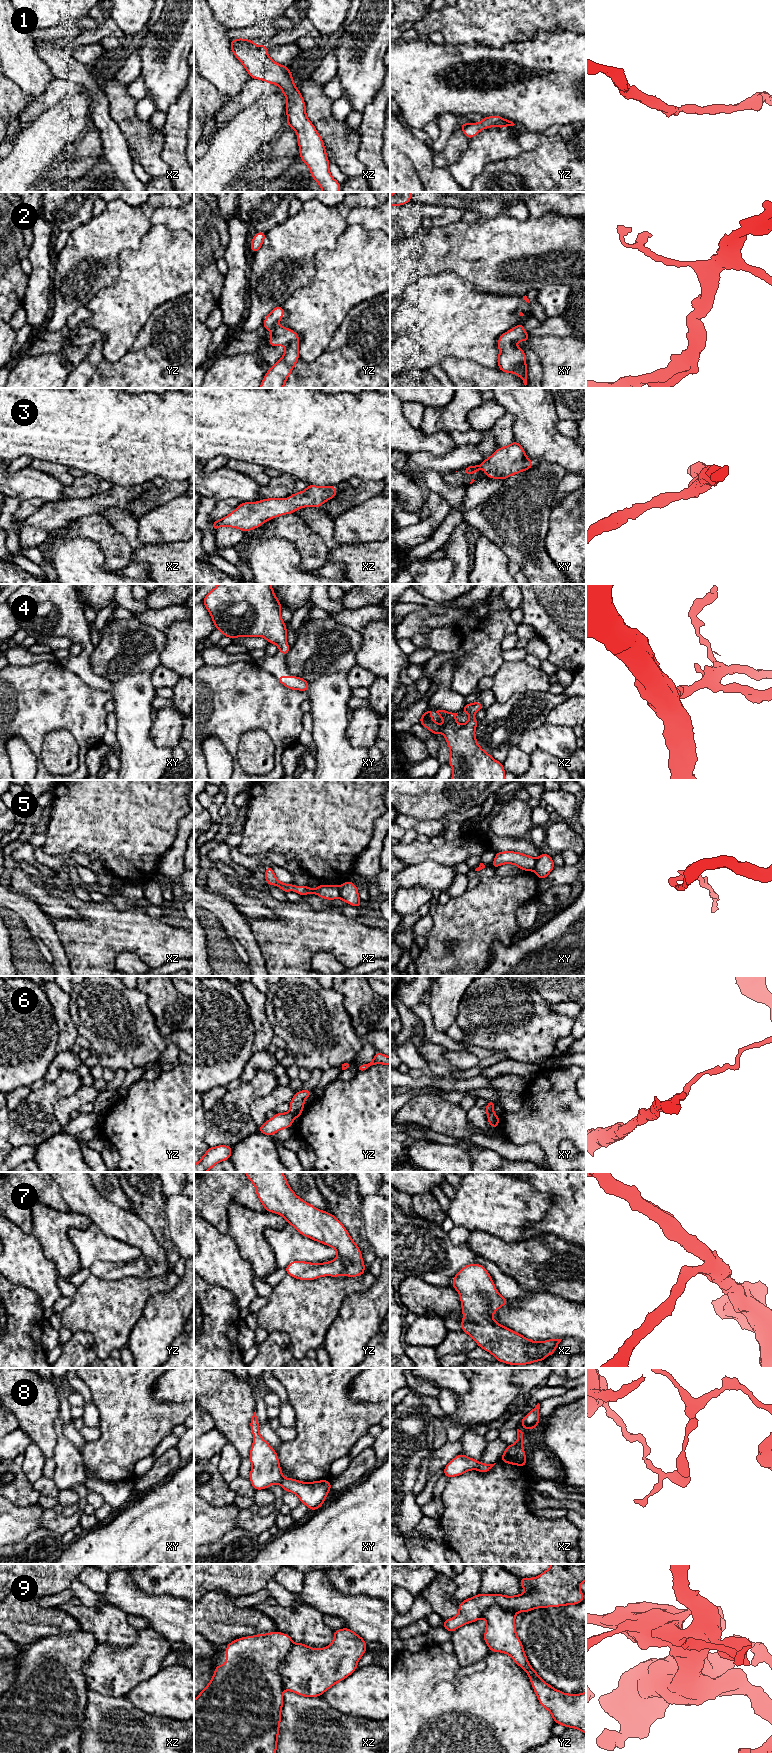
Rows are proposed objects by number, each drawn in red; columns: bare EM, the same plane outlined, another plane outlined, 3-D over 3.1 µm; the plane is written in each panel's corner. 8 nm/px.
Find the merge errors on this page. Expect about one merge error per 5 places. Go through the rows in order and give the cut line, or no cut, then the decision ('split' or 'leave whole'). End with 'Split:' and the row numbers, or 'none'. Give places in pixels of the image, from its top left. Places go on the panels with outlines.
1: cut none; leave whole
2: cut none; leave whole
3: cut none; leave whole
4: cut none; leave whole
5: cut xz (339, 886), (341, 897); split
6: cut yz (289, 1112), (295, 1117); split
7: cut none; leave whole
8: cut xz (479, 1462), (476, 1468); split
9: cut xz (294, 1644), (279, 1667), (284, 1689); split
Split: 5, 6, 8, 9

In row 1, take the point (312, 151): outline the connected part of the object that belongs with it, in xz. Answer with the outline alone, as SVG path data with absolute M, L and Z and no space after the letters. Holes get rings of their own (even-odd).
M242 38L230 42L232 53L243 64L250 78L278 85L282 90L287 99L287 125L297 133L300 159L309 167L322 192L340 192L341 184L330 174L323 140L306 116L304 99L294 86L290 69L273 61L265 44L256 46L254 40Z

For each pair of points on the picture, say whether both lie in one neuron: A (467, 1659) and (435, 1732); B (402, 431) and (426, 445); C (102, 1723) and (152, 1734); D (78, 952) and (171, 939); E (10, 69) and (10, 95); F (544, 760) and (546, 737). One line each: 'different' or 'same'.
A: different
B: same
C: same
D: same
E: different
F: different

